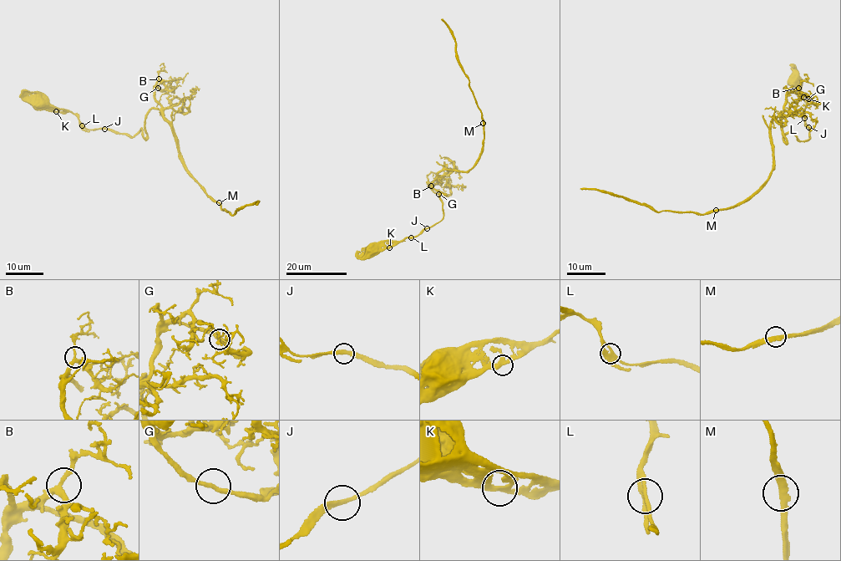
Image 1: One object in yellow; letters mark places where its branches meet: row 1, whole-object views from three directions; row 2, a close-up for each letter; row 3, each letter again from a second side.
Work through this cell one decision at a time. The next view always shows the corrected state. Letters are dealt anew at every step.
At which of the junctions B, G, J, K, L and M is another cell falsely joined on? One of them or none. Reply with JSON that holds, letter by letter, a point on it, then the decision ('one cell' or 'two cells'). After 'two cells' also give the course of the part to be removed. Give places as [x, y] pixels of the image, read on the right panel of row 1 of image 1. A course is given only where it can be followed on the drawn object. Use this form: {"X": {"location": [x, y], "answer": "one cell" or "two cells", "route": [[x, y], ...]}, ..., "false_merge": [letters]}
{"B": {"location": [798, 88], "answer": "one cell"}, "G": {"location": [808, 99], "answer": "one cell"}, "J": {"location": [808, 127], "answer": "one cell"}, "K": {"location": [803, 97], "answer": "one cell"}, "L": {"location": [804, 118], "answer": "one cell"}, "M": {"location": [716, 210], "answer": "one cell"}, "false_merge": []}

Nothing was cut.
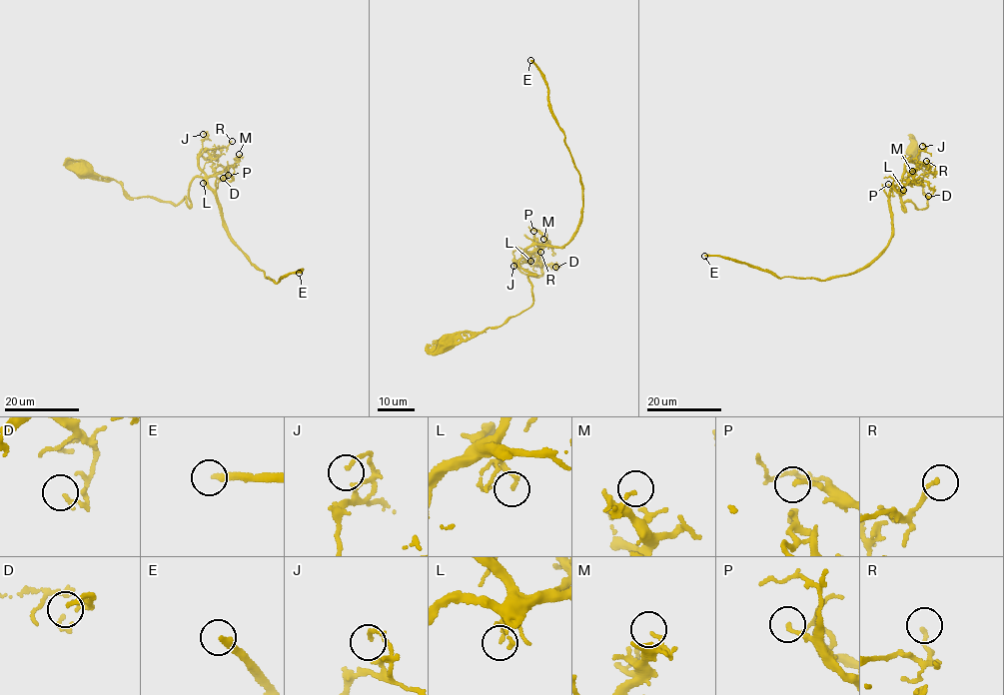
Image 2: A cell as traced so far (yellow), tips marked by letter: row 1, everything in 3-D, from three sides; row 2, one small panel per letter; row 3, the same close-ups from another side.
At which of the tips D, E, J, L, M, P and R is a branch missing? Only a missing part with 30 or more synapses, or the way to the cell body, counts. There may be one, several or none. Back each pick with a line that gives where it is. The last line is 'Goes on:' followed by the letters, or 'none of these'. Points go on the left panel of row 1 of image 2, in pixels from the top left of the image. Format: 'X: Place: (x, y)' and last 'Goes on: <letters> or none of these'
E: Place: (299, 273)
Goes on: E

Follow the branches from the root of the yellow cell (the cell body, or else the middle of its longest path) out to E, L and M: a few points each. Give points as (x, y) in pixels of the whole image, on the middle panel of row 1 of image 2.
E: (446, 342), (532, 305), (534, 275), (519, 260), (537, 244), (562, 247), (578, 222), (580, 175), (530, 60)
L: (446, 342), (496, 328), (532, 305), (528, 275), (534, 275), (517, 265), (525, 256), (530, 261)
M: (446, 342), (496, 328), (532, 305), (528, 275), (534, 275), (517, 265), (524, 256), (545, 245), (543, 239)

